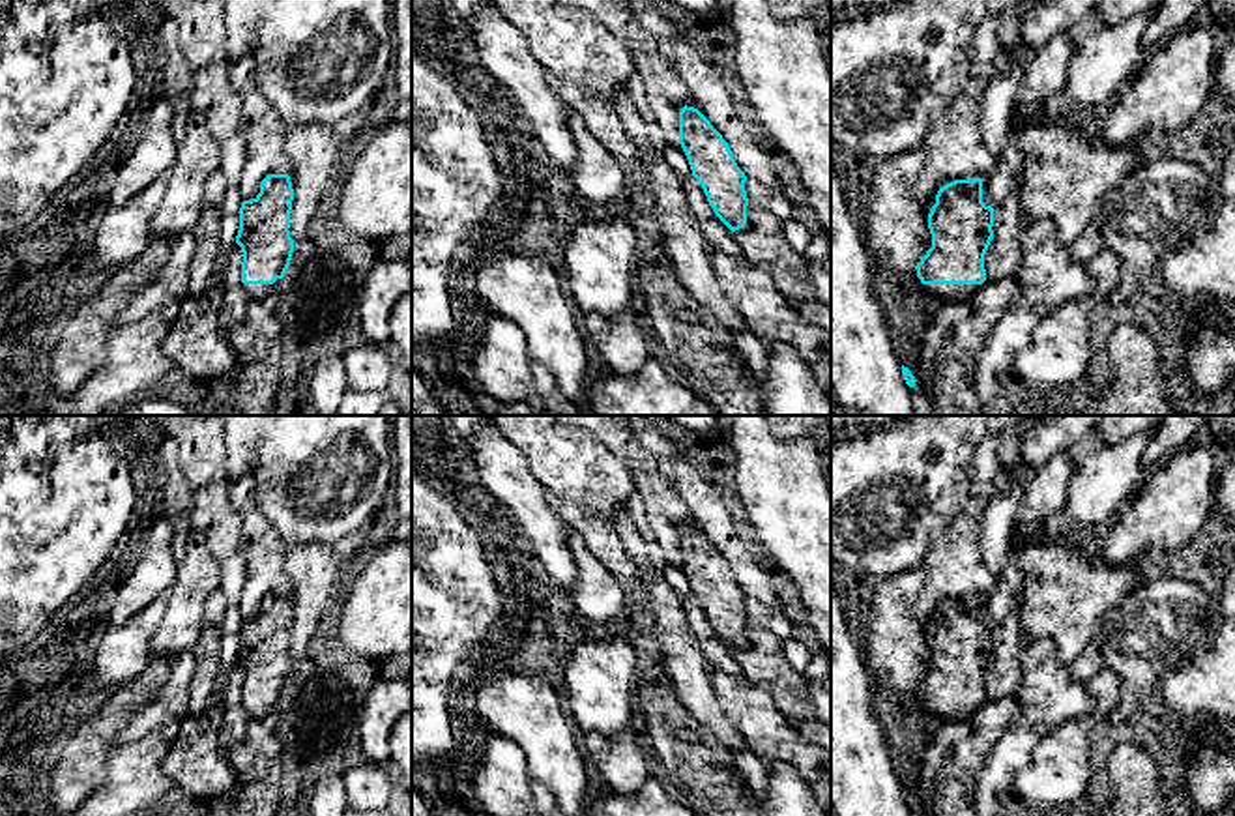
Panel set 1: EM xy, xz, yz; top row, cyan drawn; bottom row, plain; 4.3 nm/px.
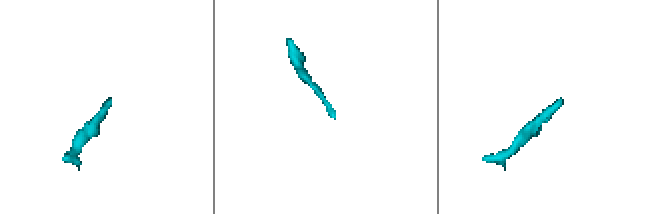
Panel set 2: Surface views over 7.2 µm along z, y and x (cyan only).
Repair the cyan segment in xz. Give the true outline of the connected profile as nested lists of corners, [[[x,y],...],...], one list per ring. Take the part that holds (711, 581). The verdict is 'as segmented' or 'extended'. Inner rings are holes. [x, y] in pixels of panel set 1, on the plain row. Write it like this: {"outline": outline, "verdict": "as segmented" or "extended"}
{"outline": [[[694,526],[679,532],[679,563],[715,634],[732,649],[747,644],[745,591],[722,554]]], "verdict": "as segmented"}

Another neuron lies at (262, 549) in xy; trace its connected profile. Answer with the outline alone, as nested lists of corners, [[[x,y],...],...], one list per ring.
[[[253,505],[241,509],[241,546],[247,556],[247,582],[240,599],[241,619],[256,618],[260,601],[269,593],[290,593],[284,573],[288,545]]]

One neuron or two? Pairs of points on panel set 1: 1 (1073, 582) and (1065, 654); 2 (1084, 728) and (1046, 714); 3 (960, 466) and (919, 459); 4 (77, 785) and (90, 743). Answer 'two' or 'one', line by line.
1: one
2: two
3: one
4: one

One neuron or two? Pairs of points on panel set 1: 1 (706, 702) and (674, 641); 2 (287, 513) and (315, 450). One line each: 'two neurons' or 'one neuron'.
1: one neuron
2: one neuron

